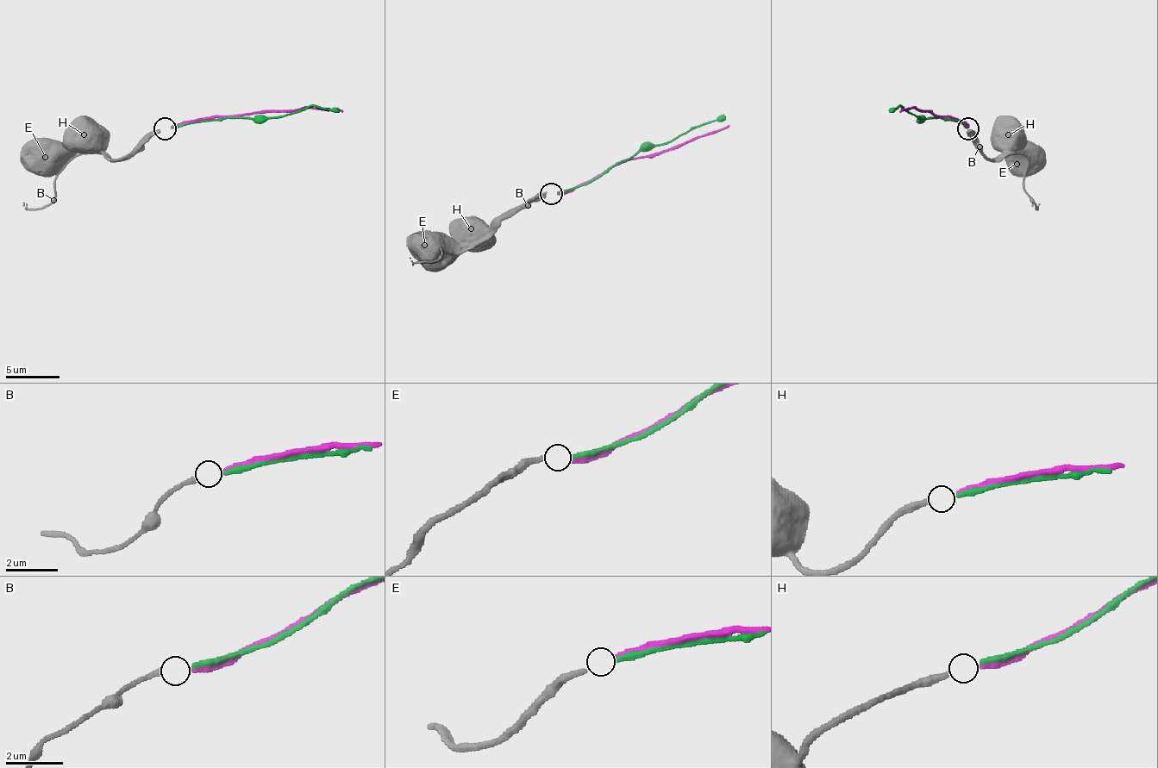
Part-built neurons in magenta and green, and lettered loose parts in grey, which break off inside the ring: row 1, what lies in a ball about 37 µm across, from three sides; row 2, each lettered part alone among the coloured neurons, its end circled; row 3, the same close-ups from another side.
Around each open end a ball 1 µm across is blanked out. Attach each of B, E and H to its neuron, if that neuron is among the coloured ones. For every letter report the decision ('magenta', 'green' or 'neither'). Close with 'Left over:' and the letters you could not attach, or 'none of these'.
B: green
E: neither
H: magenta
Left over: E

